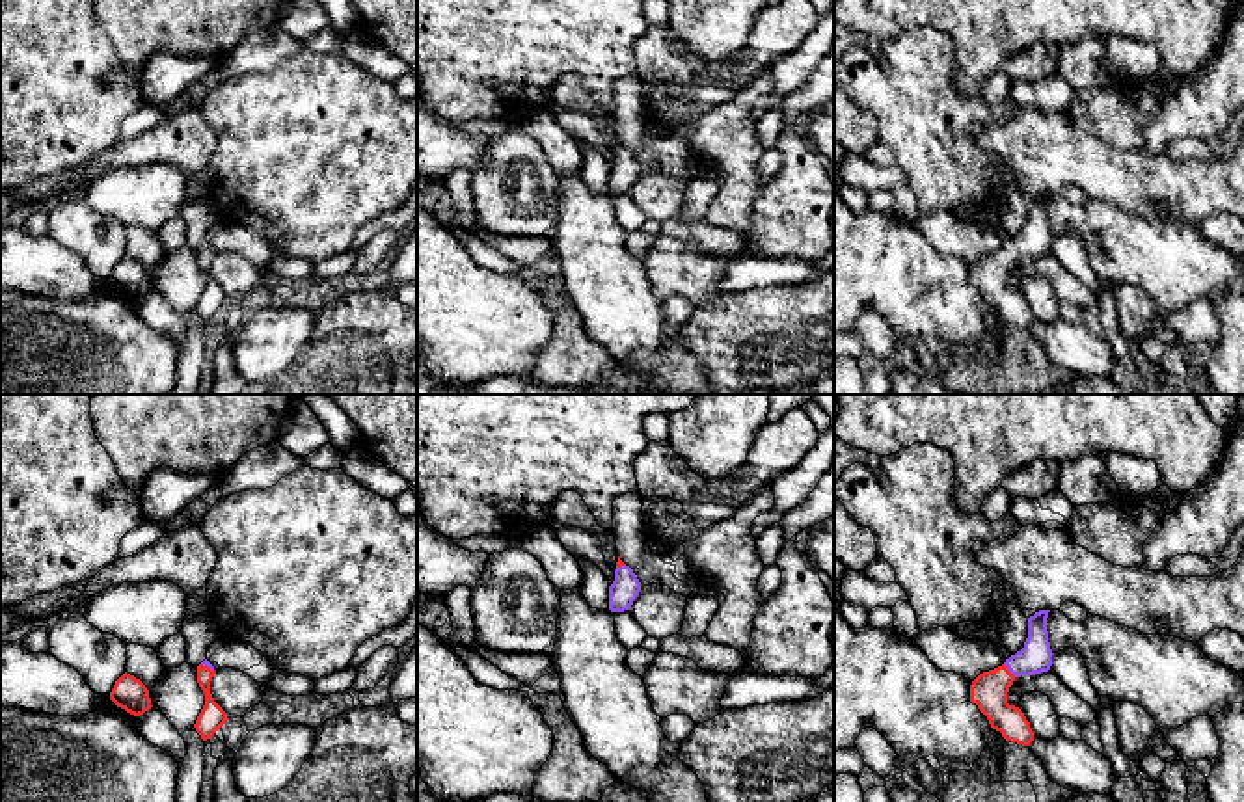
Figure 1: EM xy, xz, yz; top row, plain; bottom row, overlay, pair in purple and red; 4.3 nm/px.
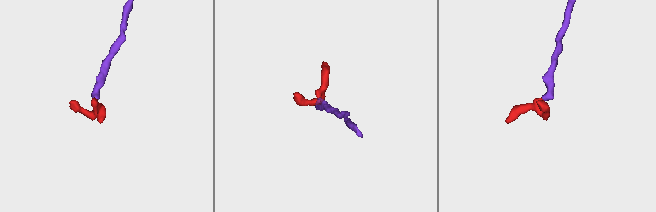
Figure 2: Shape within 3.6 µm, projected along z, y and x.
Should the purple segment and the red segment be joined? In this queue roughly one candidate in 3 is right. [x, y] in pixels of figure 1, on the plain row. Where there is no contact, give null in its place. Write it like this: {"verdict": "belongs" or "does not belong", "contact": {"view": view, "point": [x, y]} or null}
{"verdict": "belongs", "contact": {"view": "yz", "point": [1010, 253]}}

